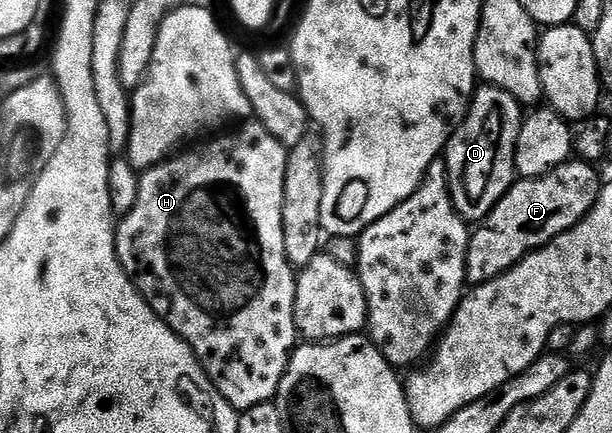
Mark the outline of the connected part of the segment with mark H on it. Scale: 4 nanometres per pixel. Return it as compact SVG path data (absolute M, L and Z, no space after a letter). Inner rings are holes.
M248 120L236 129L239 129L236 133L224 132L222 135L212 136L210 138L212 141L208 145L196 144L191 147L196 147L196 149L188 148L183 151L188 151L188 153L180 152L151 169L142 170L137 187L137 203L133 203L131 210L118 218L115 226L115 250L125 275L135 284L136 291L147 300L151 310L191 348L193 355L197 355L205 375L211 380L215 390L236 411L242 411L249 407L274 402L275 393L278 391L287 365L291 361L292 352L297 345L295 327L295 279L297 273L291 268L285 255L285 235L281 223L281 211L285 199L285 163L289 149L274 138L259 120Z

